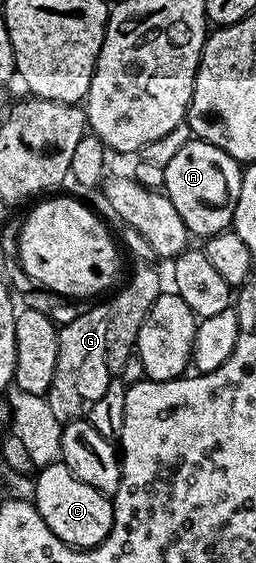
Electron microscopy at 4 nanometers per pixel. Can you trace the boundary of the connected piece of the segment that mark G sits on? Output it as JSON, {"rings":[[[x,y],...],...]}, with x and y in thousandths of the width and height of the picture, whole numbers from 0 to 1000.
{"rings":[[[594,467],[535,474],[473,513],[461,510],[410,529],[430,533],[398,531],[379,536],[398,540],[336,545],[285,570],[234,577],[223,591],[230,636],[215,636],[215,671],[199,671],[184,698],[199,730],[227,746],[309,746],[344,735],[367,710],[402,707],[402,693],[418,693],[434,673],[426,654],[480,652],[504,632],[512,639],[523,631],[543,586],[637,517],[629,490]]]}

